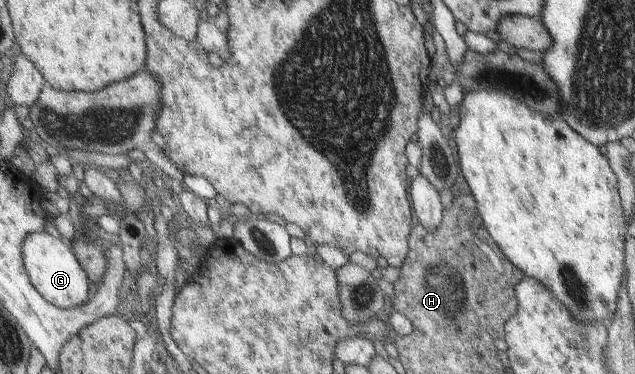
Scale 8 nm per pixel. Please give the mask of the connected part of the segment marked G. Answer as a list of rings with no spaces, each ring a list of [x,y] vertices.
[[[47,232],[31,233],[23,243],[23,262],[36,289],[61,308],[75,308],[88,303],[90,297],[90,281],[86,267],[75,251],[66,245],[60,236]]]

